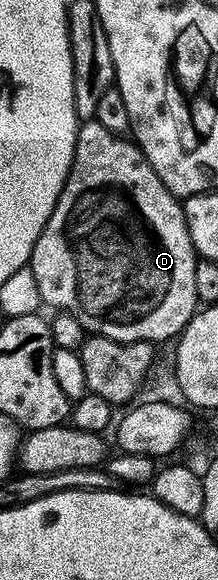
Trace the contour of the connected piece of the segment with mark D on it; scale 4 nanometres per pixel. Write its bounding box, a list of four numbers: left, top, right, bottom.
[30,121,198,345]

